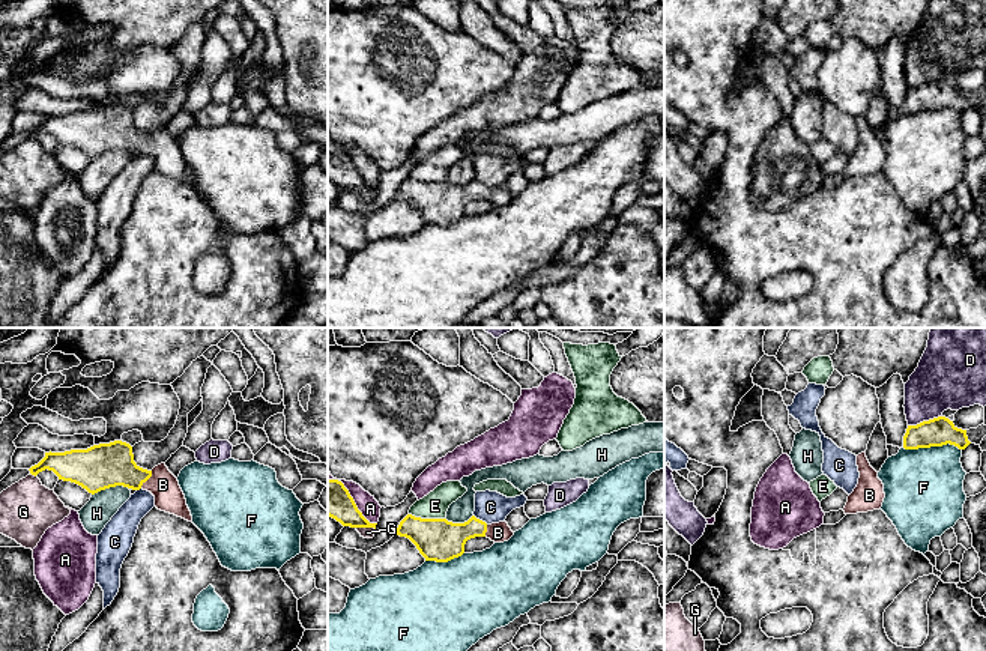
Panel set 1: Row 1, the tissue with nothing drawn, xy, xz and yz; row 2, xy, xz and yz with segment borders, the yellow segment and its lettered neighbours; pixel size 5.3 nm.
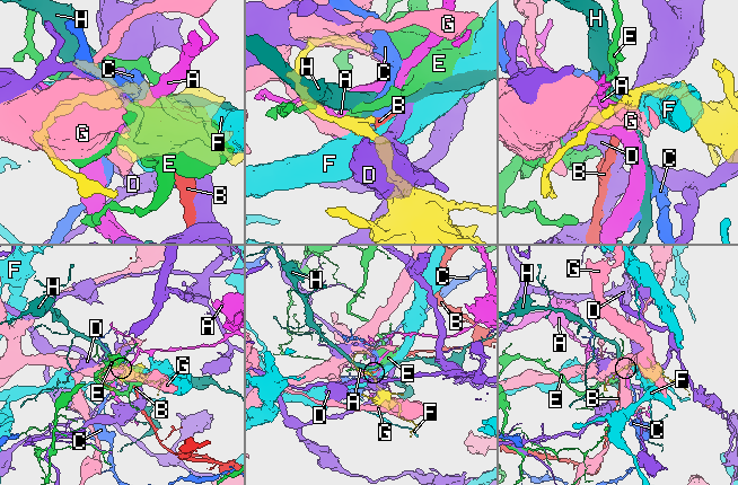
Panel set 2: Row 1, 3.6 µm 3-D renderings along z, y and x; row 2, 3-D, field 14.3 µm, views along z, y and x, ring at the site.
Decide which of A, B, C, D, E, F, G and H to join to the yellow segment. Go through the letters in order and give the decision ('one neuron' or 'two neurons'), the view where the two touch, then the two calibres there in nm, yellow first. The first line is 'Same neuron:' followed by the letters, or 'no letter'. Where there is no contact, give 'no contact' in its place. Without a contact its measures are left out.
Same neuron: B
A: two neurons; contact in xz; calibres 190 and 110 nm
B: one neuron; contact in xy; calibres 240 and 160 nm
C: two neurons; contact in xz; calibres 220 and 170 nm
D: two neurons; contact in yz; calibres 150 and 320 nm
E: two neurons; contact in xz; calibres 220 and 140 nm
F: two neurons; contact in yz; calibres 150 and 420 nm
G: two neurons; contact in xz; calibres 190 and 60 nm
H: two neurons; contact in xy; calibres 240 and 160 nm

